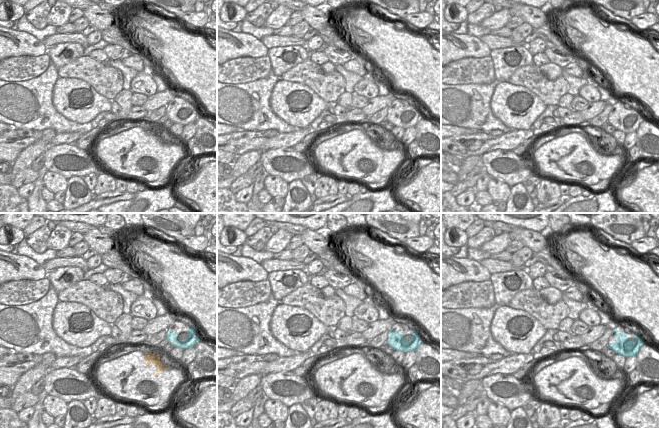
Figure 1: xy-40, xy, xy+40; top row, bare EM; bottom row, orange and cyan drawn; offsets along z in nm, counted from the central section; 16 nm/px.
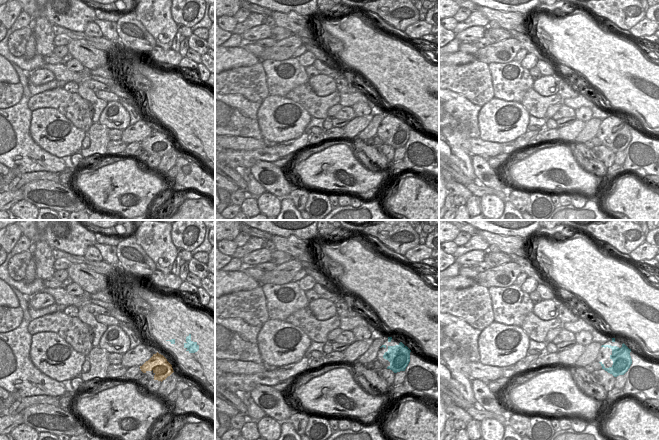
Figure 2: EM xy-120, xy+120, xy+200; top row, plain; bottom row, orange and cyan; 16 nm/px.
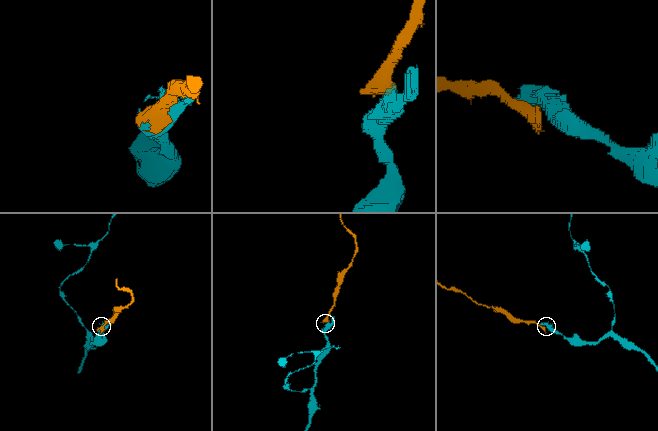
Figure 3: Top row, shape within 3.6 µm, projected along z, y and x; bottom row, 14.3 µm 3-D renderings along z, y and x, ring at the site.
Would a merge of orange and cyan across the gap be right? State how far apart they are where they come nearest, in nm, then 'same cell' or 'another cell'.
260 nm | same cell

